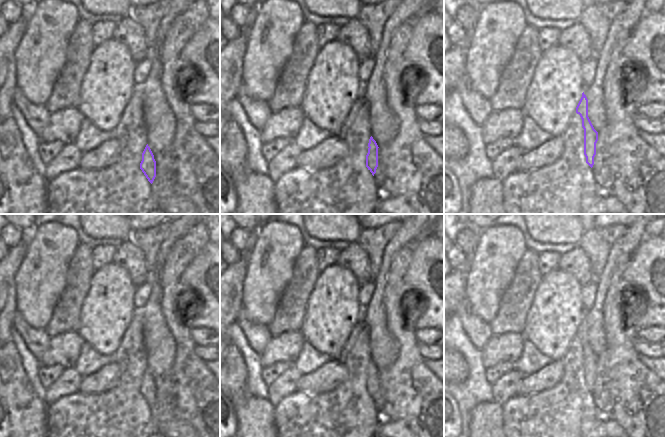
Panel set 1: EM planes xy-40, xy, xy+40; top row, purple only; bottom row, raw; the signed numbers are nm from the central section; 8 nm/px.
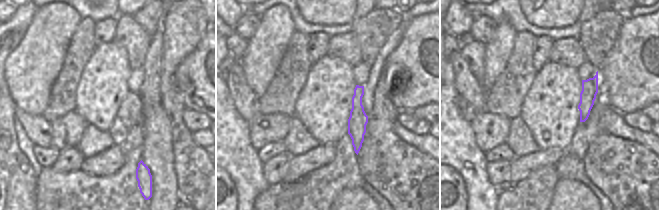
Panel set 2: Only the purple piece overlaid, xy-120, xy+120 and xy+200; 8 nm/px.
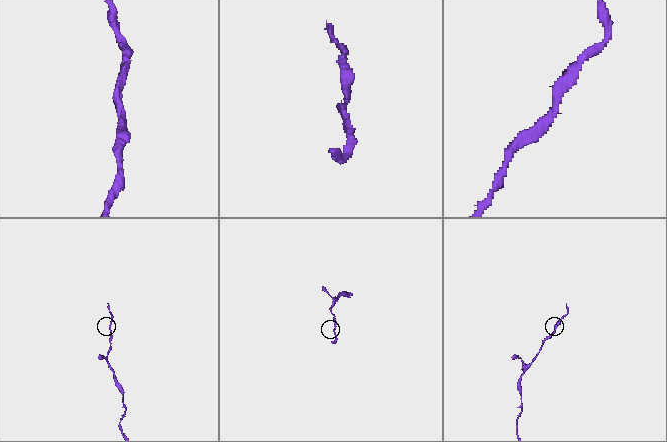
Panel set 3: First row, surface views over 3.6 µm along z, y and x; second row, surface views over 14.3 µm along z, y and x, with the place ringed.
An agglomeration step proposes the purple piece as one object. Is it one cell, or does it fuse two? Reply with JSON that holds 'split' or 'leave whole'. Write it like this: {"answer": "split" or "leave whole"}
{"answer": "leave whole"}

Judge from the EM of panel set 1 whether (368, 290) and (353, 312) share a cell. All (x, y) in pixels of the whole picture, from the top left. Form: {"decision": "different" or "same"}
{"decision": "different"}

